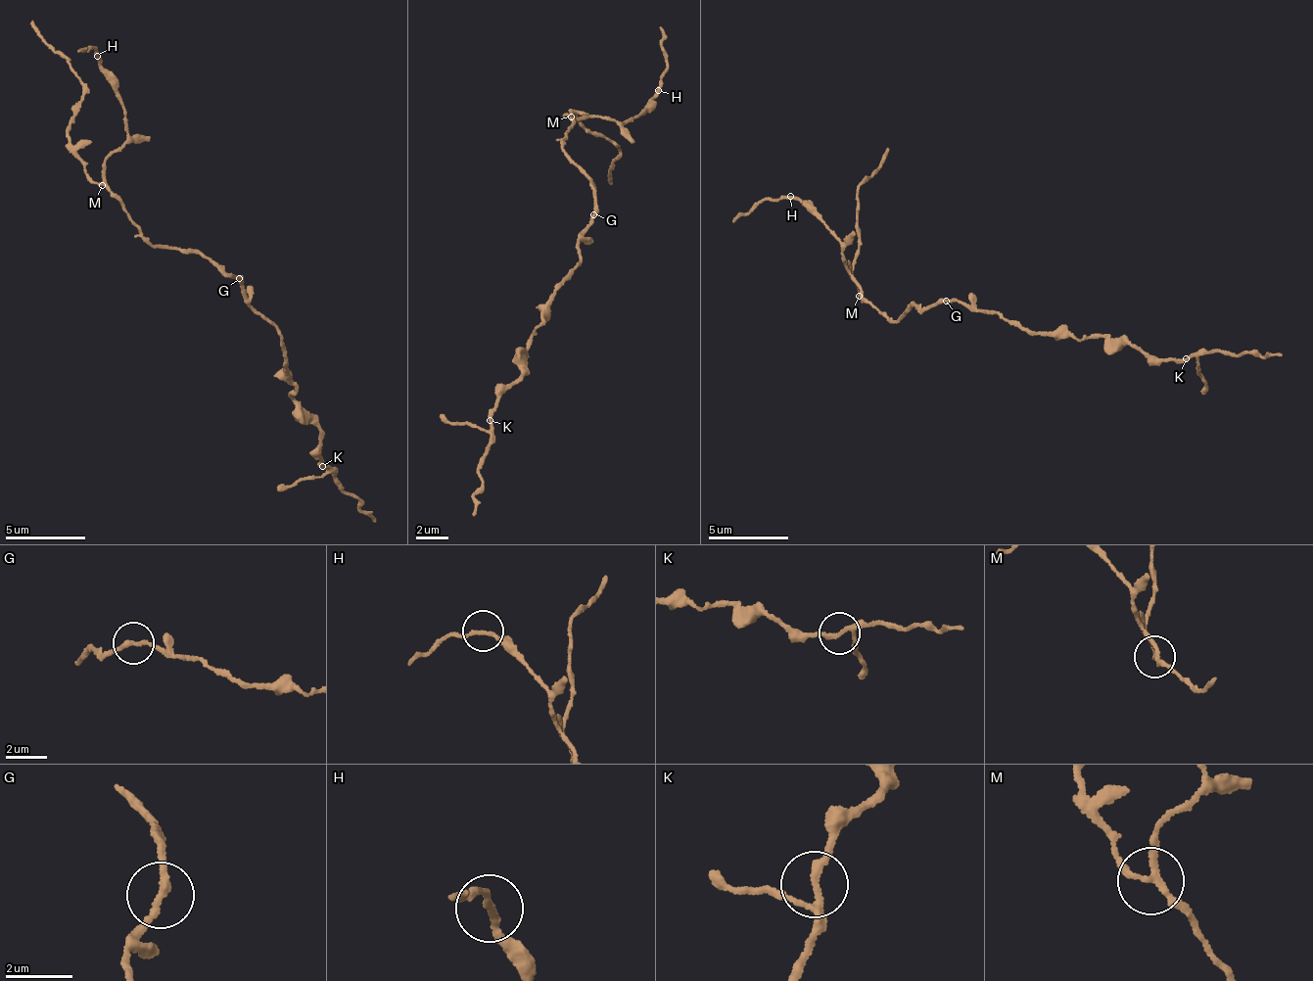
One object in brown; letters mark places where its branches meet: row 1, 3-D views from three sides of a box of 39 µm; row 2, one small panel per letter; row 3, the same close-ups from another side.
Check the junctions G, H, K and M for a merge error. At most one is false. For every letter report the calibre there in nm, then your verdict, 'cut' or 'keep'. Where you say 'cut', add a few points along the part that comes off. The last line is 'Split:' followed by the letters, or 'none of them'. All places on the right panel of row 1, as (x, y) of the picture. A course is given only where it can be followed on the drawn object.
G: 220 nm | keep
H: 200 nm | keep
K: 180 nm | keep
M: 190 nm | cut | (858, 296), (854, 275), (860, 239), (855, 193), (889, 149)
Split: M

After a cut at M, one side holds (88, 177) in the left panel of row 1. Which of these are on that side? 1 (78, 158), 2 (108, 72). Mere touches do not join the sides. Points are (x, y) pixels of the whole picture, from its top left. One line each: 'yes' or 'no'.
1: yes
2: no

